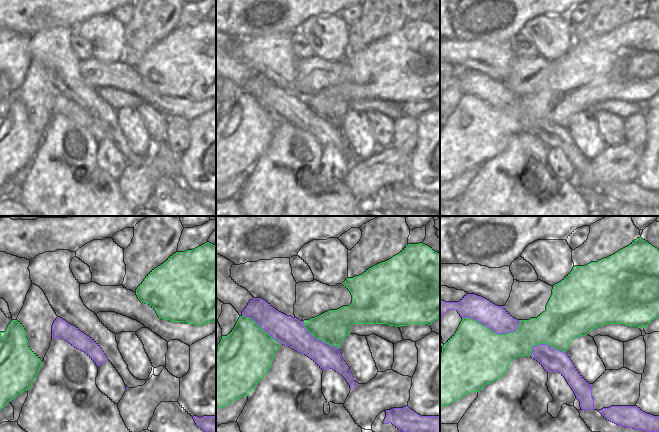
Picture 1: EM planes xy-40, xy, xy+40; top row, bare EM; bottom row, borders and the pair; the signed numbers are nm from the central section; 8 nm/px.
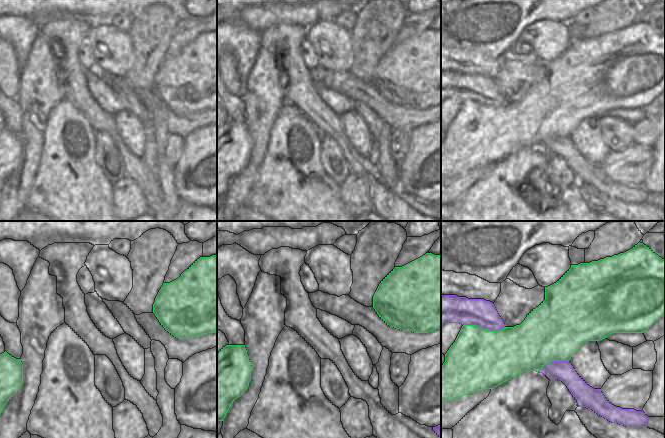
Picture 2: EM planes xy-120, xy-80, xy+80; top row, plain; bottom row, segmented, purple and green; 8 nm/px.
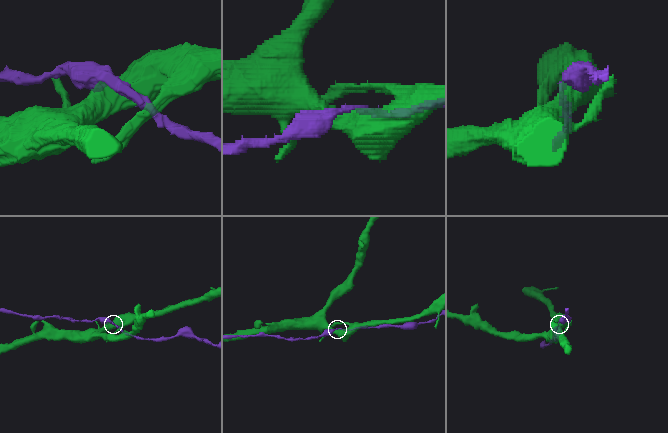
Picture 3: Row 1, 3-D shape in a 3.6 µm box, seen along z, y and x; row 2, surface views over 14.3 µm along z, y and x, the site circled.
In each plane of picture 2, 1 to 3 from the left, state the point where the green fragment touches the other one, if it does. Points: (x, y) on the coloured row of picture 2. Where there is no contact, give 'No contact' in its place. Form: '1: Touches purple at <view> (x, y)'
1: No contact
2: No contact
3: Touches purple at xy+80 (484, 328)

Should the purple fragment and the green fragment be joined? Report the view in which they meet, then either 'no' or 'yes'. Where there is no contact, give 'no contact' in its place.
meets purple in xy+40; no

